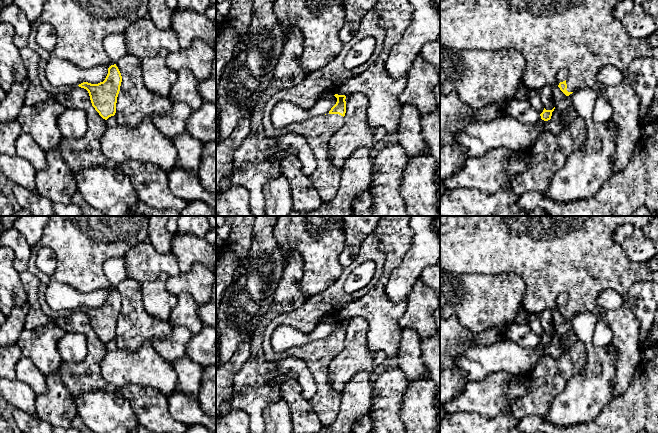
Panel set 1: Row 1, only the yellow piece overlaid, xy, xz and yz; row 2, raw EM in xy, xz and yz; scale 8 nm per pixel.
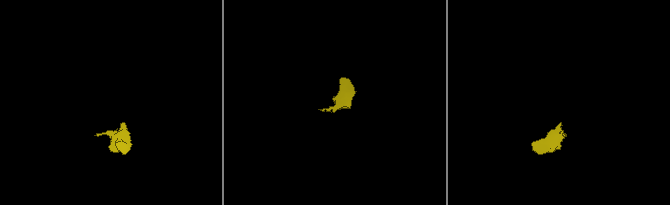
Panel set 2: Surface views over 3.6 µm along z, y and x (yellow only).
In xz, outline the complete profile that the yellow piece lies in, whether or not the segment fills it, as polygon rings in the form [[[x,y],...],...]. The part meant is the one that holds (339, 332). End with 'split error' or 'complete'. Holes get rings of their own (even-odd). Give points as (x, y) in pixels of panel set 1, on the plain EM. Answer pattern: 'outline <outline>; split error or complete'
outline [[[375,234],[366,237],[355,261],[344,267],[338,280],[329,289],[317,296],[308,298],[303,306],[276,317],[266,327],[263,335],[262,349],[266,361],[276,362],[288,357],[295,357],[306,362],[317,387],[315,395],[308,402],[318,415],[323,427],[328,427],[336,420],[341,404],[341,394],[332,388],[328,371],[332,359],[343,349],[346,337],[346,320],[338,319],[337,315],[347,304],[368,293],[381,278],[386,257],[384,252],[377,249],[377,241],[378,238]],[[368,260],[373,261],[376,265],[371,282],[356,292],[346,292],[344,284],[349,274],[357,266]],[[323,317],[334,319],[337,322],[336,328],[328,338],[281,352],[275,352],[272,349],[270,341],[277,327],[288,325],[304,334],[309,334]]]; split error

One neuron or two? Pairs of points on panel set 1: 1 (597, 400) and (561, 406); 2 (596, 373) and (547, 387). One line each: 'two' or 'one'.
1: one
2: two

